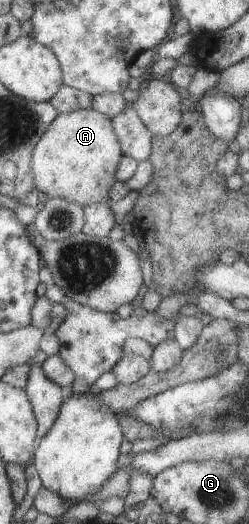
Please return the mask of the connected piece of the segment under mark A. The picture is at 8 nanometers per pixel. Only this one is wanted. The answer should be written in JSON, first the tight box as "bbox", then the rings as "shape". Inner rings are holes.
{"bbox":[31,110,122,208],"shape":[[[76,110],[72,113],[60,113],[50,127],[39,138],[31,155],[31,174],[43,199],[62,198],[84,208],[93,203],[109,203],[110,190],[117,182],[116,172],[122,152],[114,135],[111,120],[104,114],[91,110]]]}

